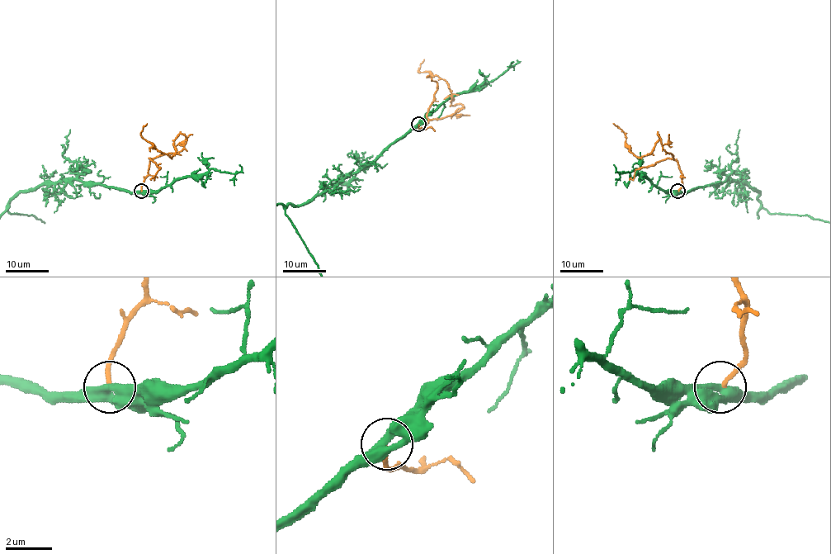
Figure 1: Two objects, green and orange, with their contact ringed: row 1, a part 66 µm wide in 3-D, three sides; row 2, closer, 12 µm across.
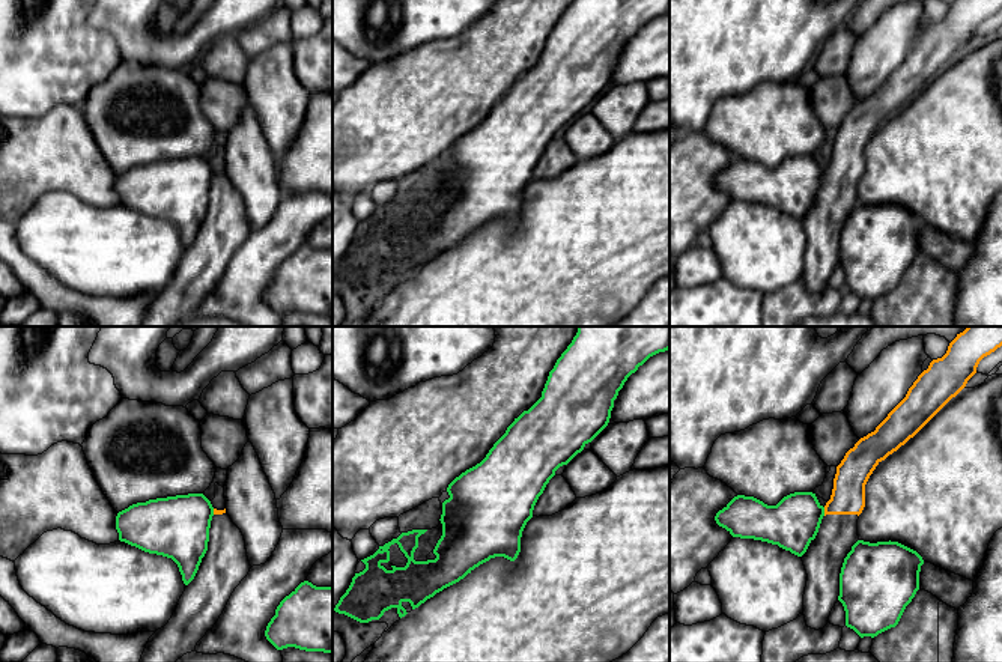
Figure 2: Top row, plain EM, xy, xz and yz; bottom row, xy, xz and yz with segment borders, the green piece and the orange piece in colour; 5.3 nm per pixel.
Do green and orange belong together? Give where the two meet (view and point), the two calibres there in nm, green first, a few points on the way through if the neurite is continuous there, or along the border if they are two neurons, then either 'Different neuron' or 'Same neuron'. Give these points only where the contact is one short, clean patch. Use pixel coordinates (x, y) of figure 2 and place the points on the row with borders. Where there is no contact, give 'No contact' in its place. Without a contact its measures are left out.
Touches green at yz (823, 512). Thickness 280 nm (green) against 180 nm. Boundary: yz (823, 507), (825, 515). Different neuron

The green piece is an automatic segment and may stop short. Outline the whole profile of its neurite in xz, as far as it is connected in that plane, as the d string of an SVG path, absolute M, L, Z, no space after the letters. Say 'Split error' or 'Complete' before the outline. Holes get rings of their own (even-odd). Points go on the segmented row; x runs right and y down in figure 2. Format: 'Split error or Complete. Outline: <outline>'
Complete. Outline: M578 326L578 333L572 343L549 372L542 397L528 411L524 411L515 418L480 463L466 469L448 484L447 492L450 498L442 503L442 515L439 519L442 524L442 536L433 549L436 558L427 561L414 560L414 552L418 548L418 537L427 530L402 533L397 539L379 546L373 555L361 560L366 569L355 573L349 588L340 597L334 611L360 623L369 623L372 620L379 620L385 611L396 608L402 618L408 614L402 606L403 602L409 602L412 609L415 609L436 593L463 579L475 567L490 558L504 557L515 561L521 552L522 531L533 518L534 506L549 480L555 475L555 471L567 465L608 426L614 400L627 378L650 357L668 349L670 326ZM394 543L399 545L408 563L405 567L391 566L393 569L387 570L382 564L390 561L388 549Z

